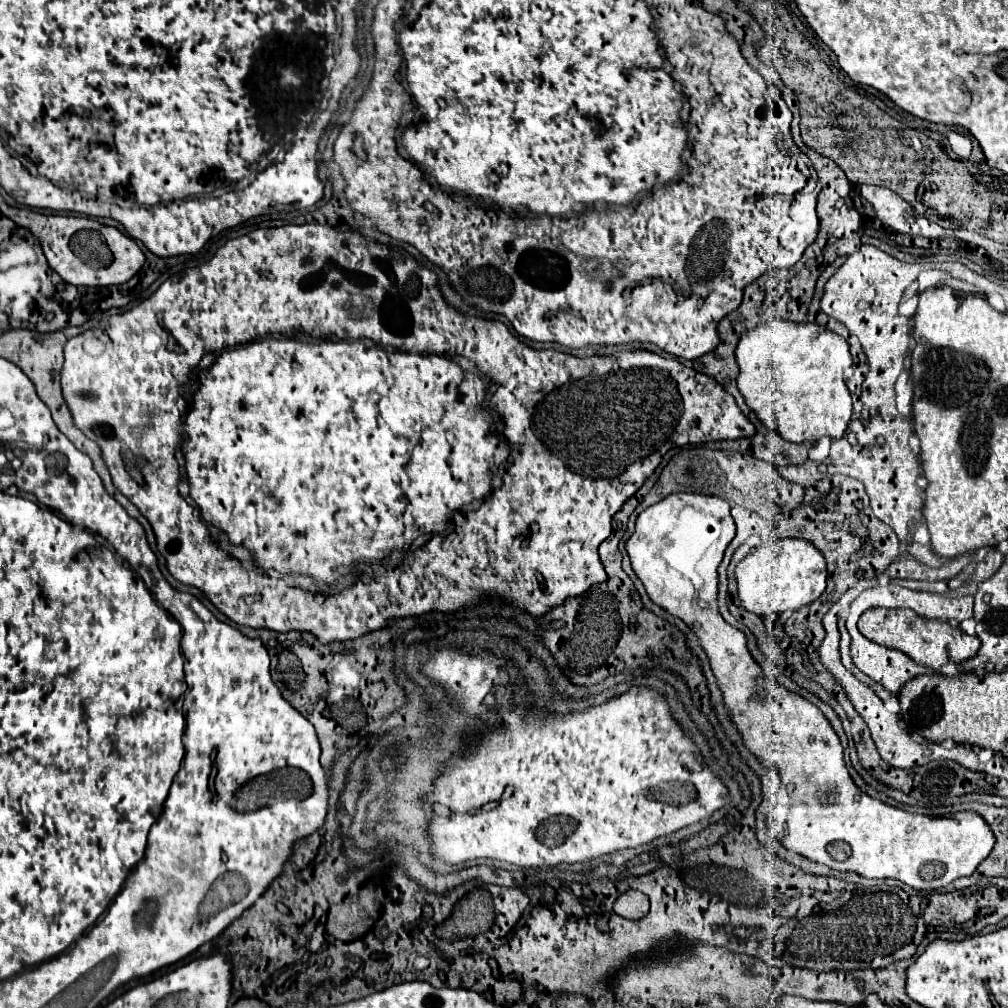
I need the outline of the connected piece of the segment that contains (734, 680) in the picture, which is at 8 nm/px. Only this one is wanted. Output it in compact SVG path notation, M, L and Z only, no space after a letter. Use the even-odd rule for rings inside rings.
M680 492L670 494L658 504L640 512L636 520L636 530L626 542L626 552L630 556L632 570L642 580L650 600L660 608L664 608L666 612L670 612L672 616L684 620L694 630L700 646L704 648L710 660L710 668L716 676L718 688L722 690L724 706L738 734L742 736L744 746L760 762L778 772L780 782L784 786L784 798L776 806L776 812L766 816L770 838L780 842L786 850L796 852L812 862L826 864L834 870L856 872L864 878L894 878L912 886L914 890L938 890L948 886L956 878L974 874L978 864L990 854L994 846L994 834L992 830L988 830L988 824L976 812L958 812L958 820L932 818L910 814L866 796L852 782L842 758L842 744L830 722L824 718L824 714L808 700L768 680L762 668L750 656L744 634L734 626L730 626L720 616L716 604L718 596L716 568L722 562L724 550L732 542L734 534L736 528L726 500L716 496ZM830 842L846 842L852 854L844 862L836 862L828 852Z

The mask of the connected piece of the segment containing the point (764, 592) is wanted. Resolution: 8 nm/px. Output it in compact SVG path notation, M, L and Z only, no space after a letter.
M784 538L754 548L738 566L736 580L740 584L738 598L742 608L752 614L784 614L812 604L826 590L826 562L824 556L804 540Z

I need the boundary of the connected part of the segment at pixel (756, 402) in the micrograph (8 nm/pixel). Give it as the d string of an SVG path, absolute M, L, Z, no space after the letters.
M772 320L760 328L748 330L740 336L736 348L736 362L740 368L738 390L744 396L748 408L758 416L766 406L774 412L776 432L792 444L814 444L822 436L840 440L852 420L852 398L844 382L844 372L852 366L852 354L848 342L818 326L818 324L794 324L786 320Z

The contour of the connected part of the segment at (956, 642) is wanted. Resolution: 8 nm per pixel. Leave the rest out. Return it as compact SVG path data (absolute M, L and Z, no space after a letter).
M872 608L872 610L866 610L858 620L858 630L868 640L872 640L880 646L886 646L886 648L896 648L896 650L904 652L906 656L910 656L914 662L928 666L932 670L940 670L946 662L960 664L964 660L970 660L980 650L978 636L968 636L960 628L950 626L948 622L920 618L916 612L912 612L908 608L900 608L900 610Z

